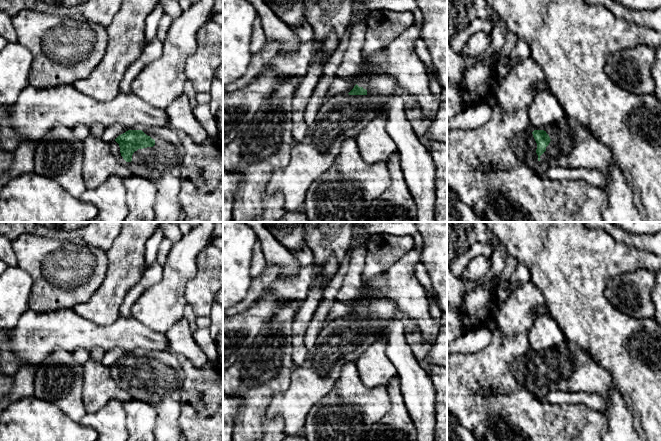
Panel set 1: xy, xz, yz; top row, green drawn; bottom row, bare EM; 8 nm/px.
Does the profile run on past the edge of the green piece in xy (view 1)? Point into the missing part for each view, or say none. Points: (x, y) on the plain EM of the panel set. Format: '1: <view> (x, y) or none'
1: none

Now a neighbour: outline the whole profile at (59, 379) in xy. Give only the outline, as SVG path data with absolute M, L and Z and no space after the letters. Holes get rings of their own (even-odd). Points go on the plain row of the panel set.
M64 350L54 351L46 357L44 362L37 365L34 391L36 398L56 405L74 422L79 423L87 413L82 401L83 365L79 364L70 352Z

